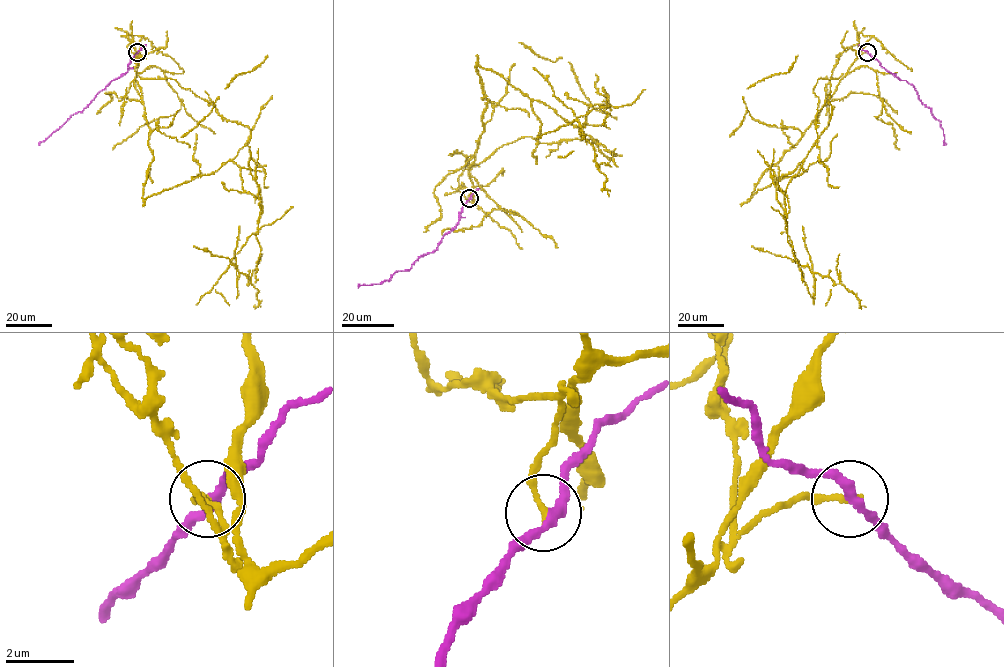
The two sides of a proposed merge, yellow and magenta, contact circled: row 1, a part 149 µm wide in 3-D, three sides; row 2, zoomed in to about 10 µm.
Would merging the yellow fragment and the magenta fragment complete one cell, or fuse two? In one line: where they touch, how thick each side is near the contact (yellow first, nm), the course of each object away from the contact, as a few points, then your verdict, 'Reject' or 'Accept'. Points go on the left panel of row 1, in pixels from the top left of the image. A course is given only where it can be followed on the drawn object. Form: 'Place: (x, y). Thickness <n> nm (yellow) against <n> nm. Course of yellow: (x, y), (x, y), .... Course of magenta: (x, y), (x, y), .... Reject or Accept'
Place: (137, 52). Thickness 190 nm (yellow) against 260 nm. Course of yellow: (137, 52), (153, 153), (143, 198), (233, 161), (262, 208), (231, 262), (257, 289), (254, 304). Course of magenta: (137, 52), (130, 60), (128, 71), (112, 80), (81, 111), (73, 113), (38, 145). Reject

